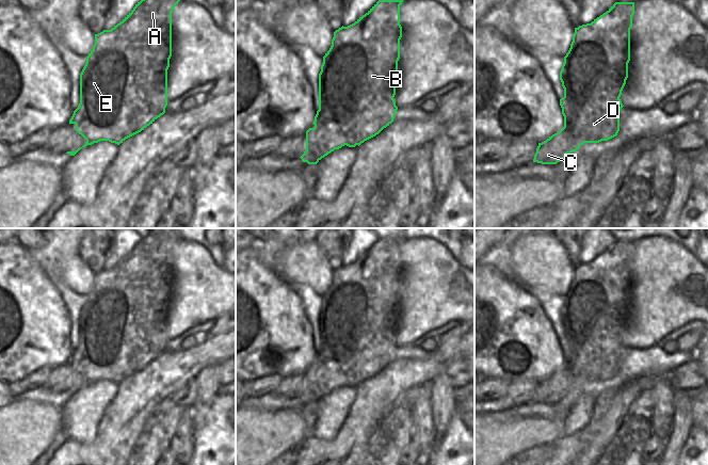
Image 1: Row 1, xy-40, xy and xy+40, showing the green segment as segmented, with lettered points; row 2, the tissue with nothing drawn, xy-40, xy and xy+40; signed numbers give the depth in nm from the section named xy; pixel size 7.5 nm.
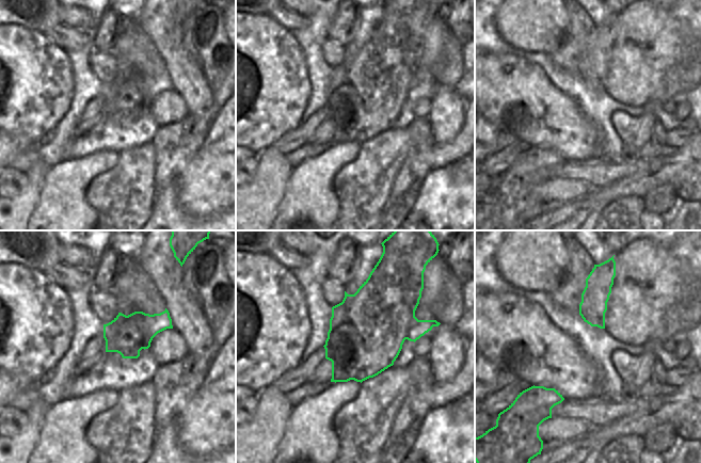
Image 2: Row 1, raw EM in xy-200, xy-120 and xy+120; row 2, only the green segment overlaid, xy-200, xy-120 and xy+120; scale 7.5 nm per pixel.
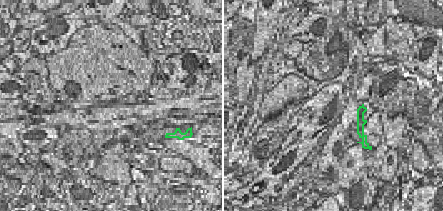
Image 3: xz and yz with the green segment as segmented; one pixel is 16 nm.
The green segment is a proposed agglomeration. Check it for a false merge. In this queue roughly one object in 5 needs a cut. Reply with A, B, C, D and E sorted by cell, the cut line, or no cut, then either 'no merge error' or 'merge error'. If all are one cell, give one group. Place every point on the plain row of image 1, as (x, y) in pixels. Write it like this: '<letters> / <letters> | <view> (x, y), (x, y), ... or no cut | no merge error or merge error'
A B C D E | no cut | no merge error

